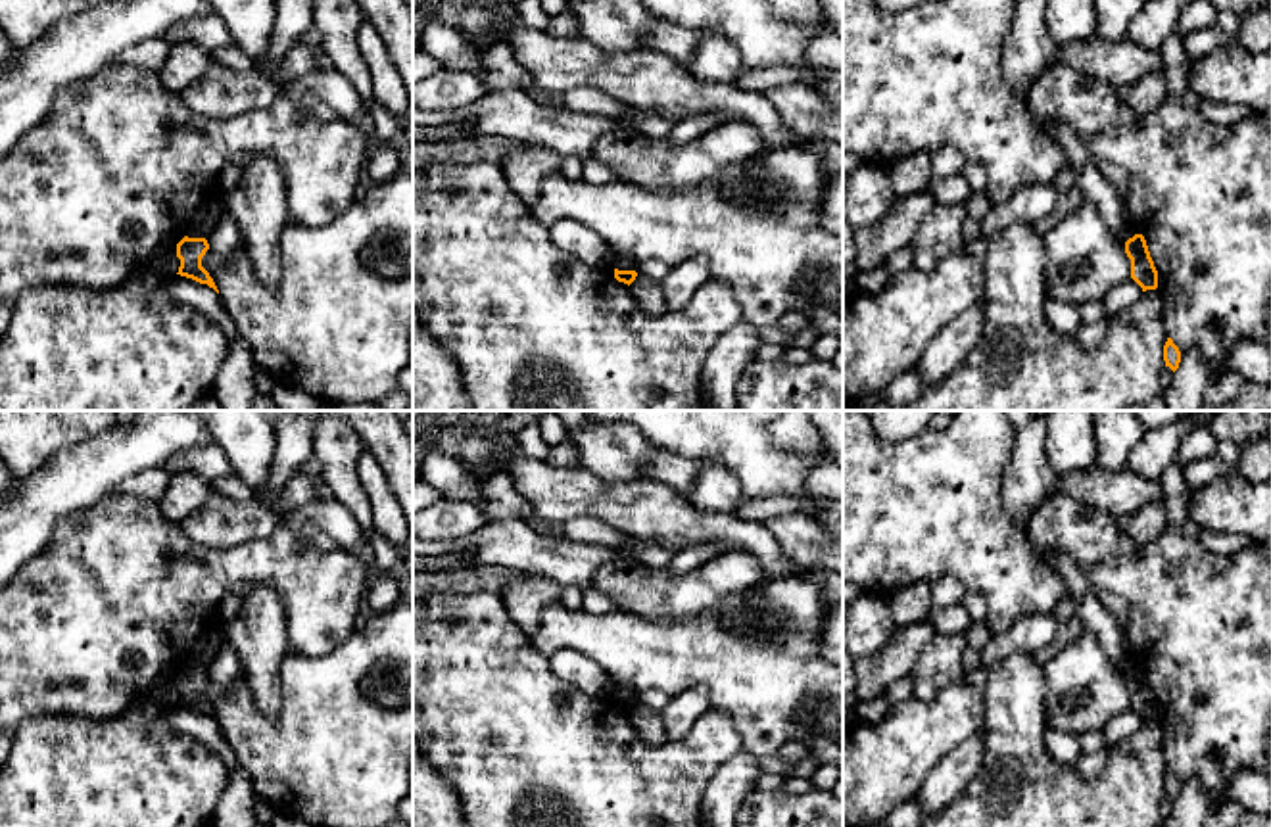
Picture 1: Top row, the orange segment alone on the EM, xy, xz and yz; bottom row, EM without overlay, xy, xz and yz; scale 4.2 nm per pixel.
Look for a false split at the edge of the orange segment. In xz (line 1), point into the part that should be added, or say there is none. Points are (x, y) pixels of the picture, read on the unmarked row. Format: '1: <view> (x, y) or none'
1: none

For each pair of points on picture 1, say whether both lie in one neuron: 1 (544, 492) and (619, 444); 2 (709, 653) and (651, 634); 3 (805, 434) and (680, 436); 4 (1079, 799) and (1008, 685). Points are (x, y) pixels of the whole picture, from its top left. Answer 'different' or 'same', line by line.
1: different
2: same
3: different
4: same

